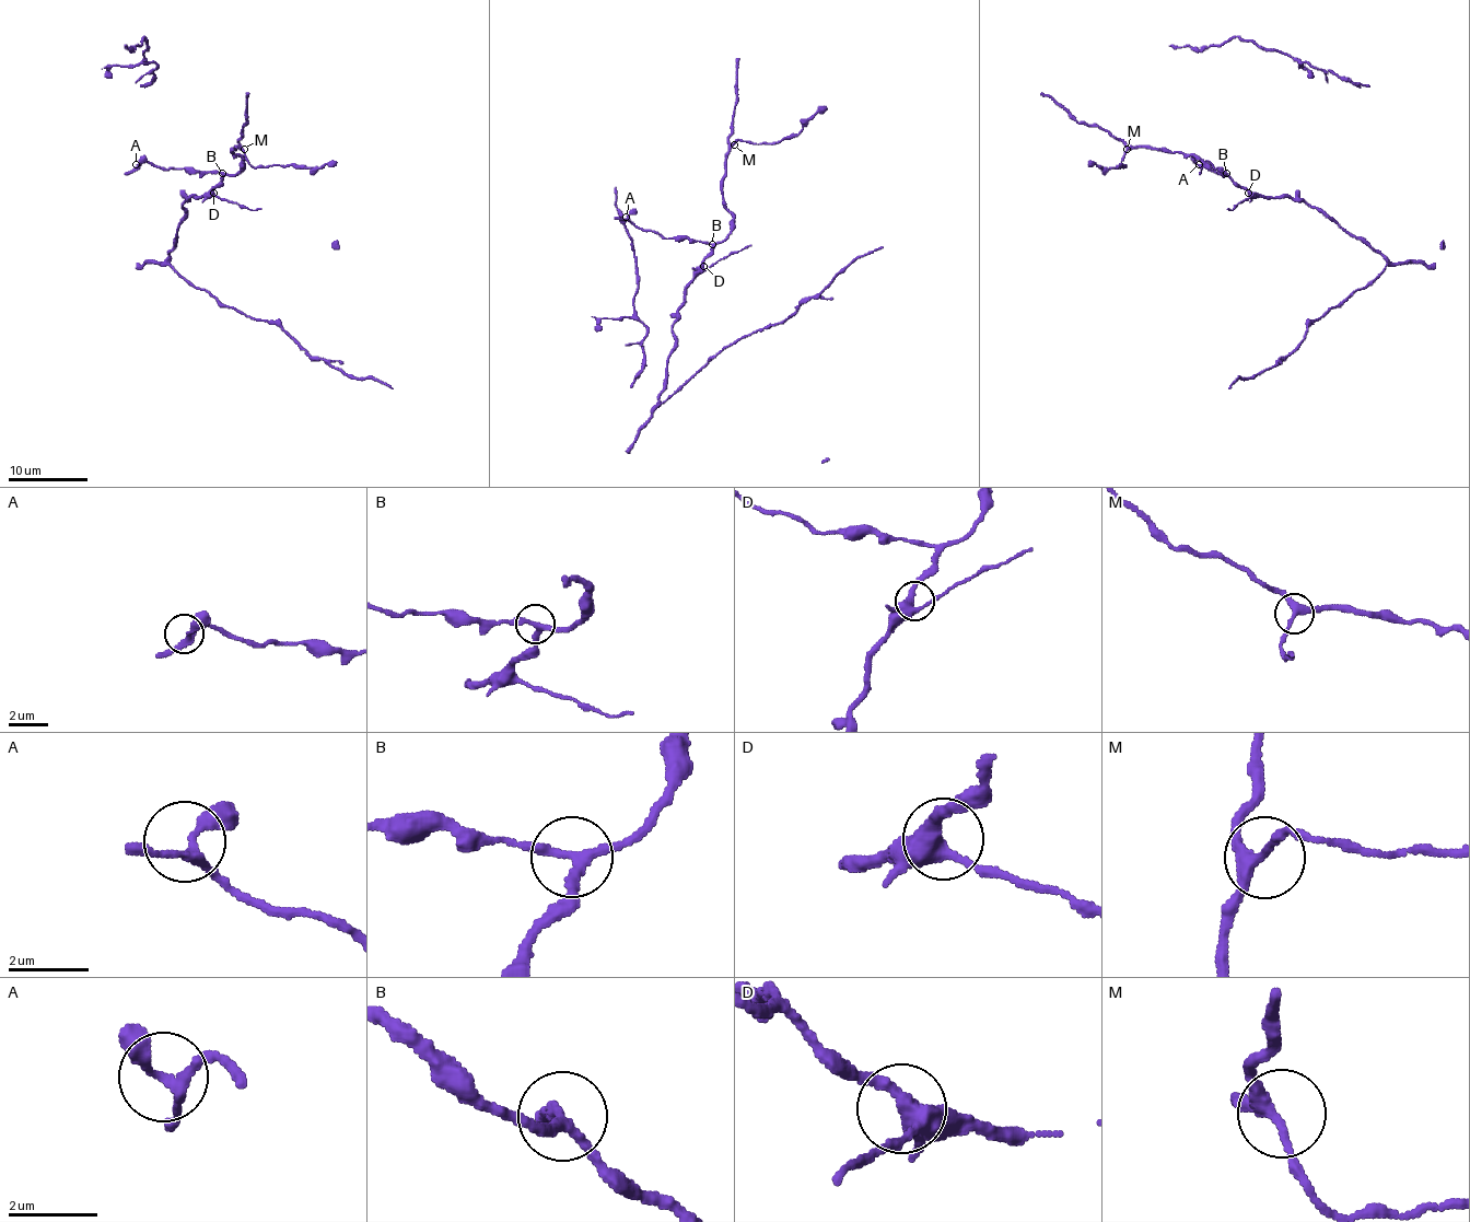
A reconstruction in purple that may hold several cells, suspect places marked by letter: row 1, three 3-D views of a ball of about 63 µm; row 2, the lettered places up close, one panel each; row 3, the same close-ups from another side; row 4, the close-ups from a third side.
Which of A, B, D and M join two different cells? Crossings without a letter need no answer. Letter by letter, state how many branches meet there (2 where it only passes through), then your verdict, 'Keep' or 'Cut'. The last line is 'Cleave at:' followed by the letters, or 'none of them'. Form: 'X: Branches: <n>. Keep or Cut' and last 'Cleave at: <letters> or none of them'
A: Branches: 3. Keep
B: Branches: 3. Keep
D: Branches: 3. Keep
M: Branches: 3. Keep
Cleave at: none of them

